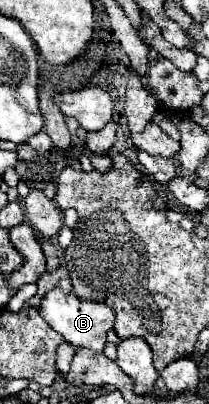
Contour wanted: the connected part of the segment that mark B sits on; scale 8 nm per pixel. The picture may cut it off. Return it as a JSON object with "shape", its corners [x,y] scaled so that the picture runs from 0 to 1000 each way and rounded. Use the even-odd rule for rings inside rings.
{"shape":[[[258,708],[191,748],[182,762],[191,782],[278,822],[306,832],[316,847],[354,851],[354,856],[402,856],[431,861],[450,871],[488,871],[498,851],[507,851],[507,822],[536,812],[545,802],[545,772],[507,757],[507,752],[459,752],[431,743],[383,743],[364,728],[344,723],[297,723],[287,708]]]}

